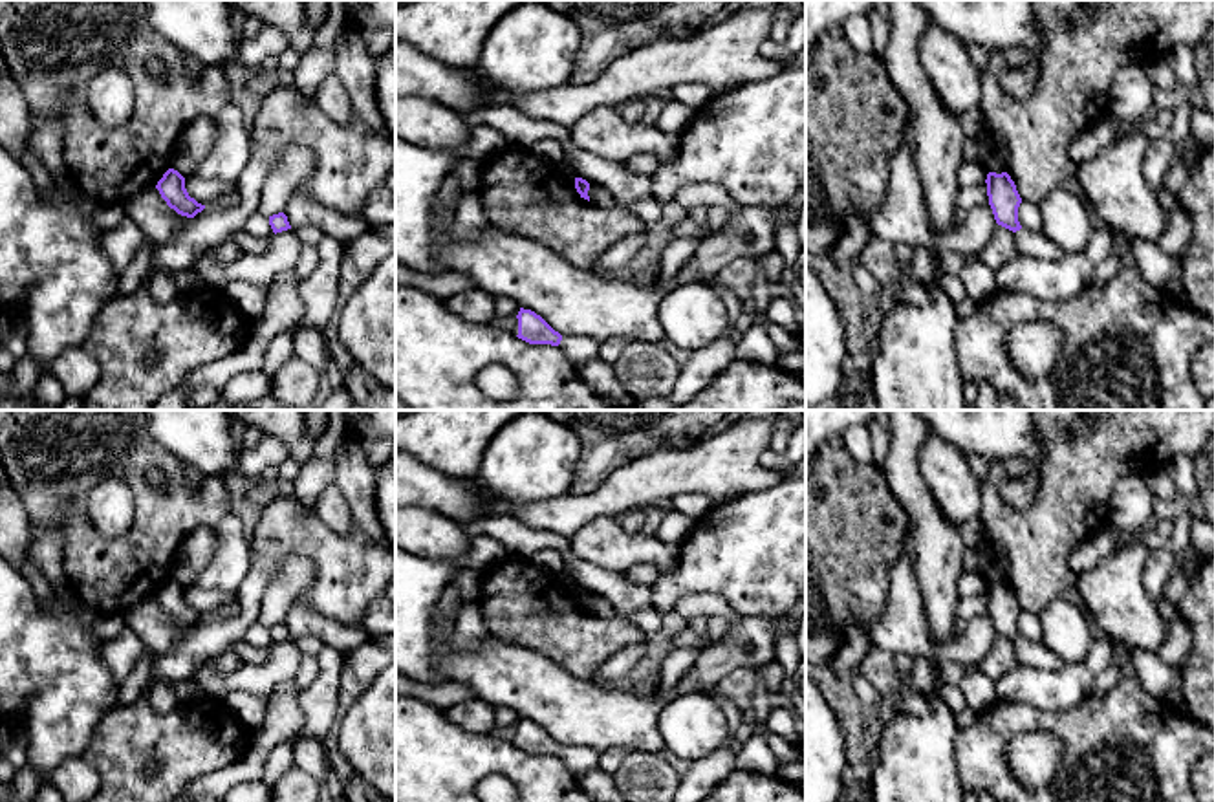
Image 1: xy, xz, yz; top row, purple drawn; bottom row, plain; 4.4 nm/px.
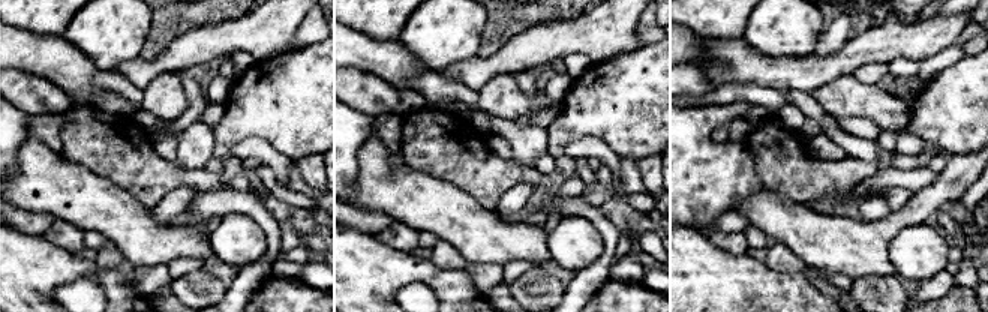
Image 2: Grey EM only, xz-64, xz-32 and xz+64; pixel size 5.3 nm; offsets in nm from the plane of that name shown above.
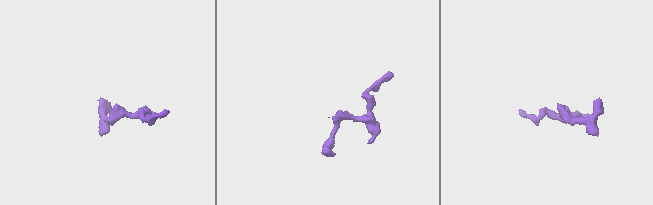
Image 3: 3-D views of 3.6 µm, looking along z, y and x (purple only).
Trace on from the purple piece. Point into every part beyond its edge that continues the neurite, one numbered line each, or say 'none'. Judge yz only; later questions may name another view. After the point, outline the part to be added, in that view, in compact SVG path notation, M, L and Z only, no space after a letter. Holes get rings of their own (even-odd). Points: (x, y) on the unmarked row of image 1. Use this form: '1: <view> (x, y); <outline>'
none

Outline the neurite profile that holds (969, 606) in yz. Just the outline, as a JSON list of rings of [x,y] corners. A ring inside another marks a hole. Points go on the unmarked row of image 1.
[[[987,593],[972,595],[972,597],[963,597],[958,602],[958,619],[972,619],[980,613],[987,613]]]

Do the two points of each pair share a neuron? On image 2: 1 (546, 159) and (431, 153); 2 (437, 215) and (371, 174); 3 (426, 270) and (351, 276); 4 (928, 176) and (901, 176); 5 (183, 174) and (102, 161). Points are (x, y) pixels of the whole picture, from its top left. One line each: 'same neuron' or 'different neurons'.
1: different neurons
2: same neuron
3: same neuron
4: same neuron
5: same neuron

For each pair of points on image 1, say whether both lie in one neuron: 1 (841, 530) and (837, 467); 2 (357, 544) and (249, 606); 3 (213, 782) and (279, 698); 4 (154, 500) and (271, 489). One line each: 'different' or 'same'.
1: same
2: same
3: same
4: different

